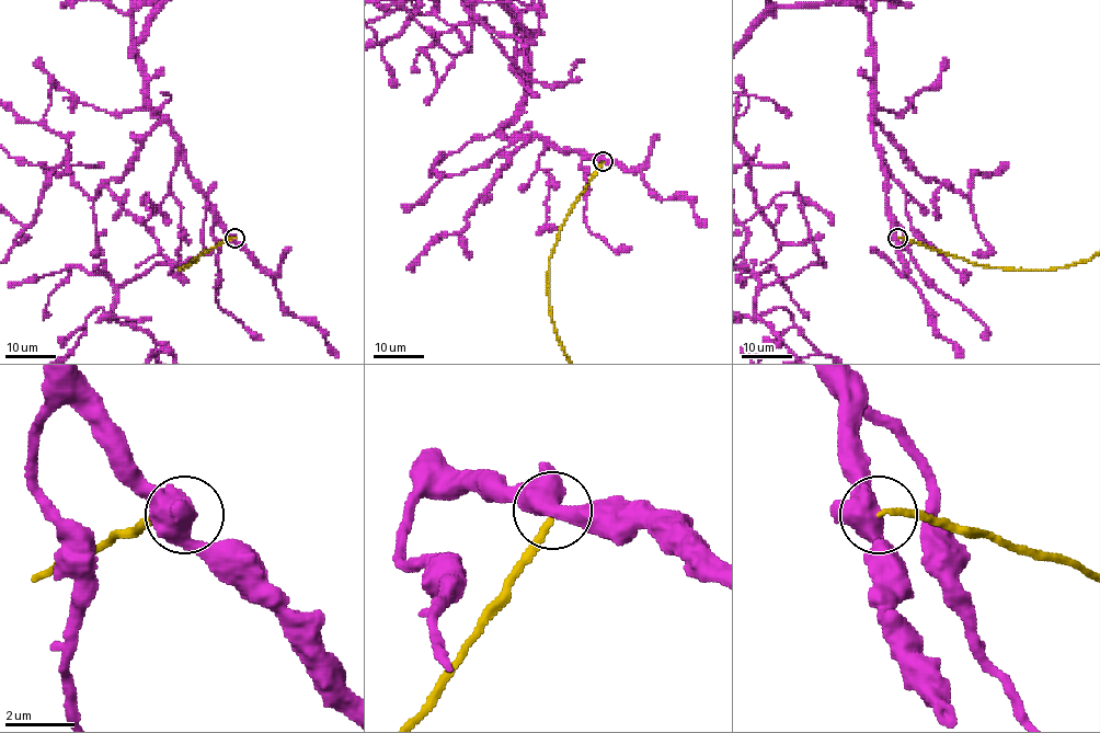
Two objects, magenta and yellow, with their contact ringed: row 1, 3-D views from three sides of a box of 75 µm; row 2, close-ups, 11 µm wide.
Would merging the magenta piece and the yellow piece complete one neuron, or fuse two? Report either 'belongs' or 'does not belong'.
does not belong

